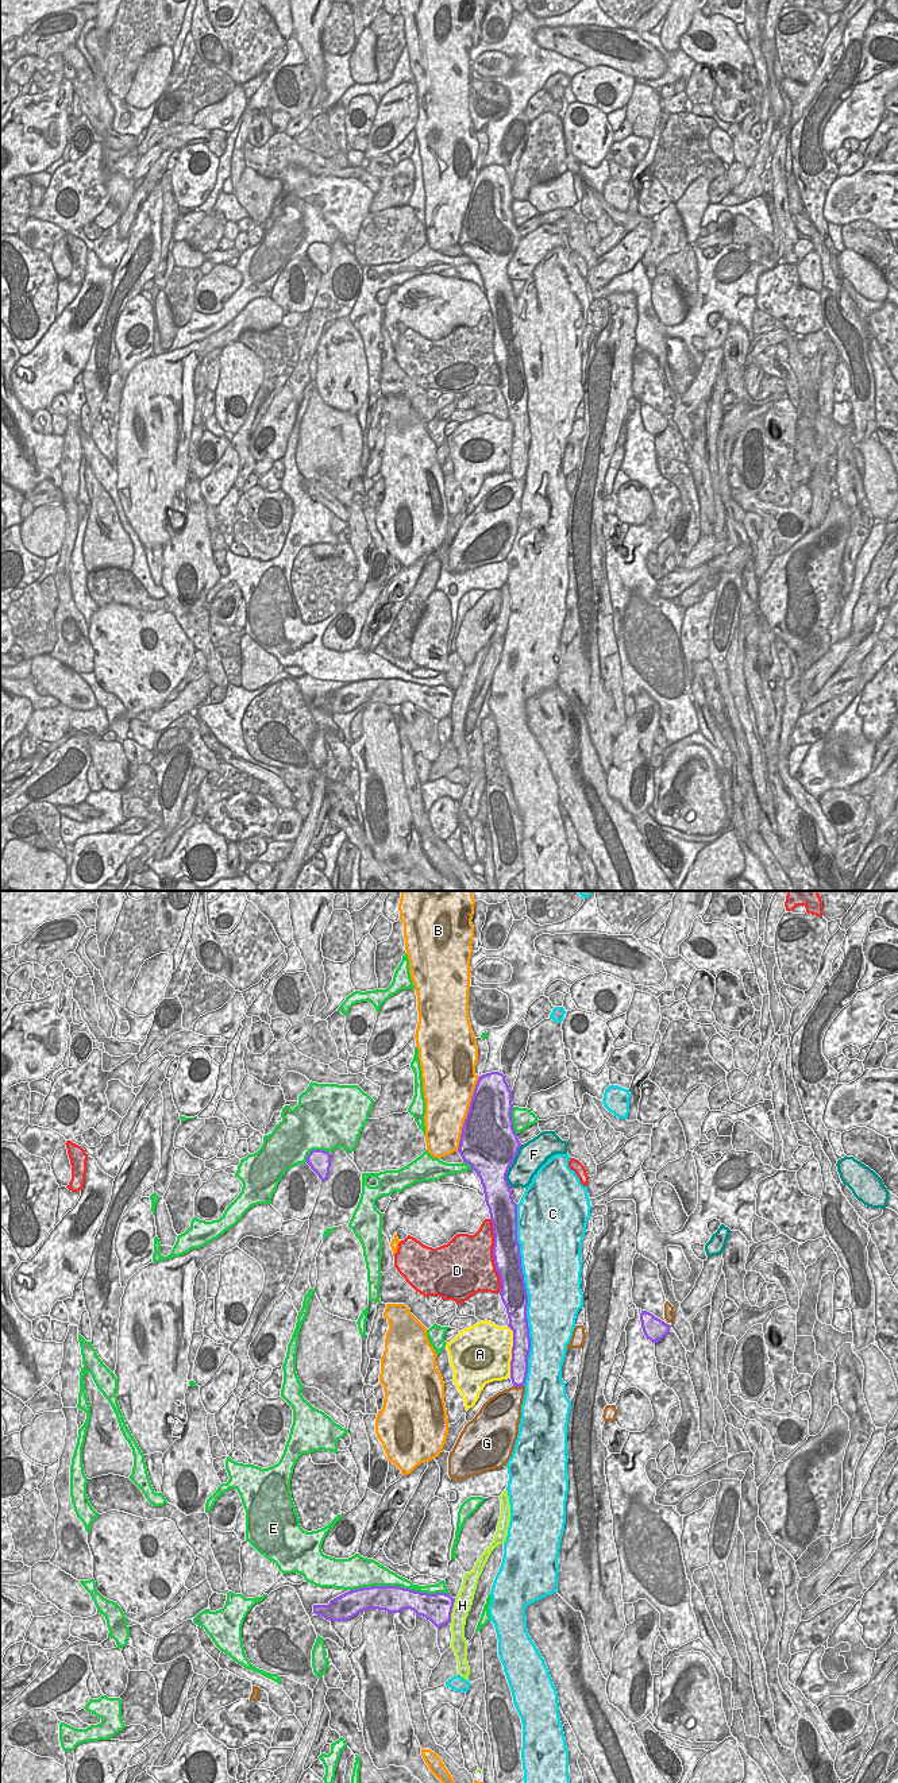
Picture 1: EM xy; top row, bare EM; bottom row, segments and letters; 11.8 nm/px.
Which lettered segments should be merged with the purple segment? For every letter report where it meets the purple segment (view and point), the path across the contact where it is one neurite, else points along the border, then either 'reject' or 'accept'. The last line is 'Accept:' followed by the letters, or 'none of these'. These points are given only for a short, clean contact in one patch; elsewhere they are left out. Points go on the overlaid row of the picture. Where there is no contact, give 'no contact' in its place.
A: contact xy (512, 1350); reject
B: contact xy (467, 1114); reject
C: contact xy (527, 1295); reject
D: contact xy (493, 1255); reject
E: contact xy (399, 1586); reject
F: contact xy (511, 1165); reject
G: contact xy (519, 1385); reject
H: contact xy (451, 1610); reject
Accept: none of these

